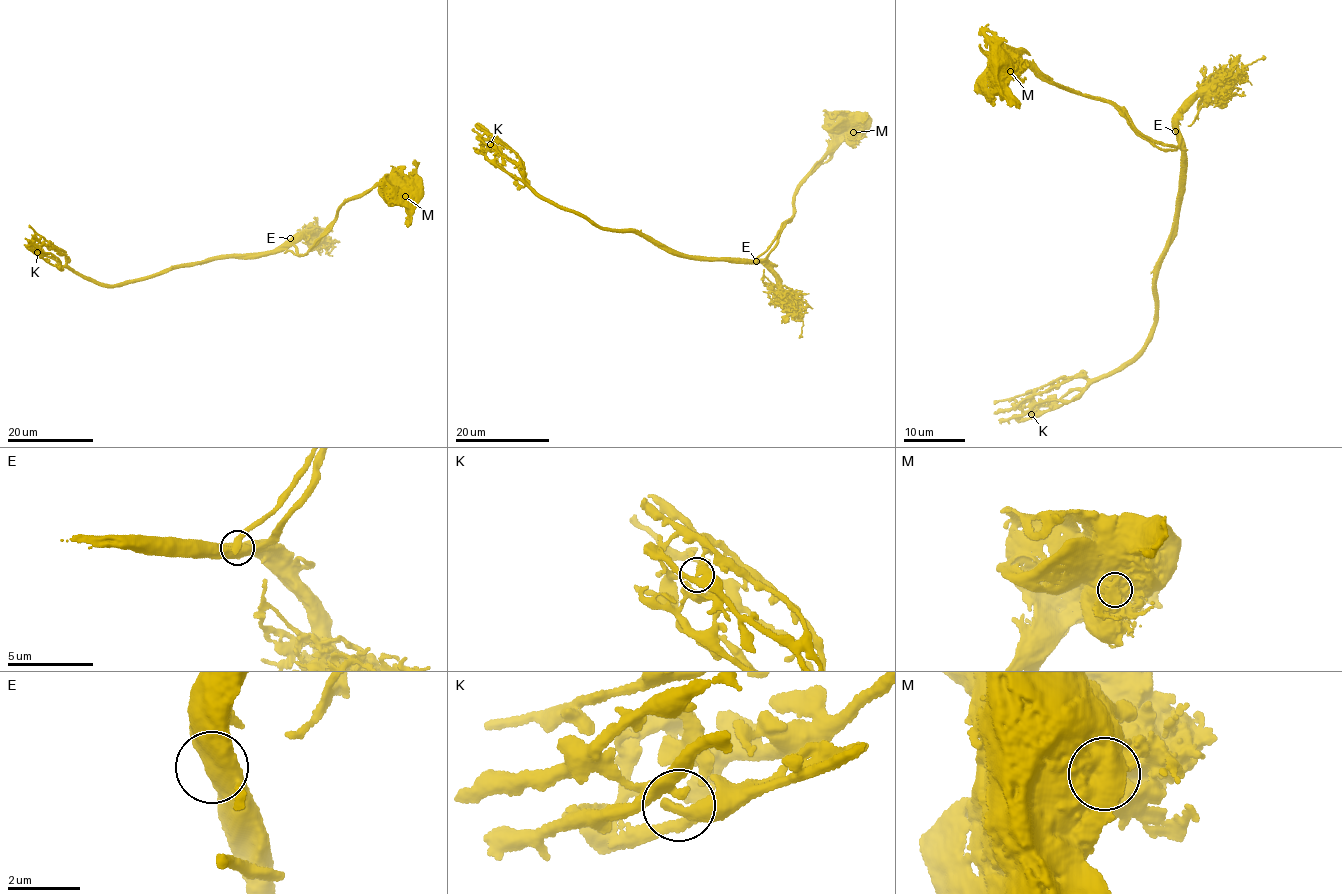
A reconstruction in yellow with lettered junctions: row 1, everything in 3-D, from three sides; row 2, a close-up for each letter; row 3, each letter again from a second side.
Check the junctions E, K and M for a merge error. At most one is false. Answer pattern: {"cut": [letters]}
{"cut": ["M"]}

